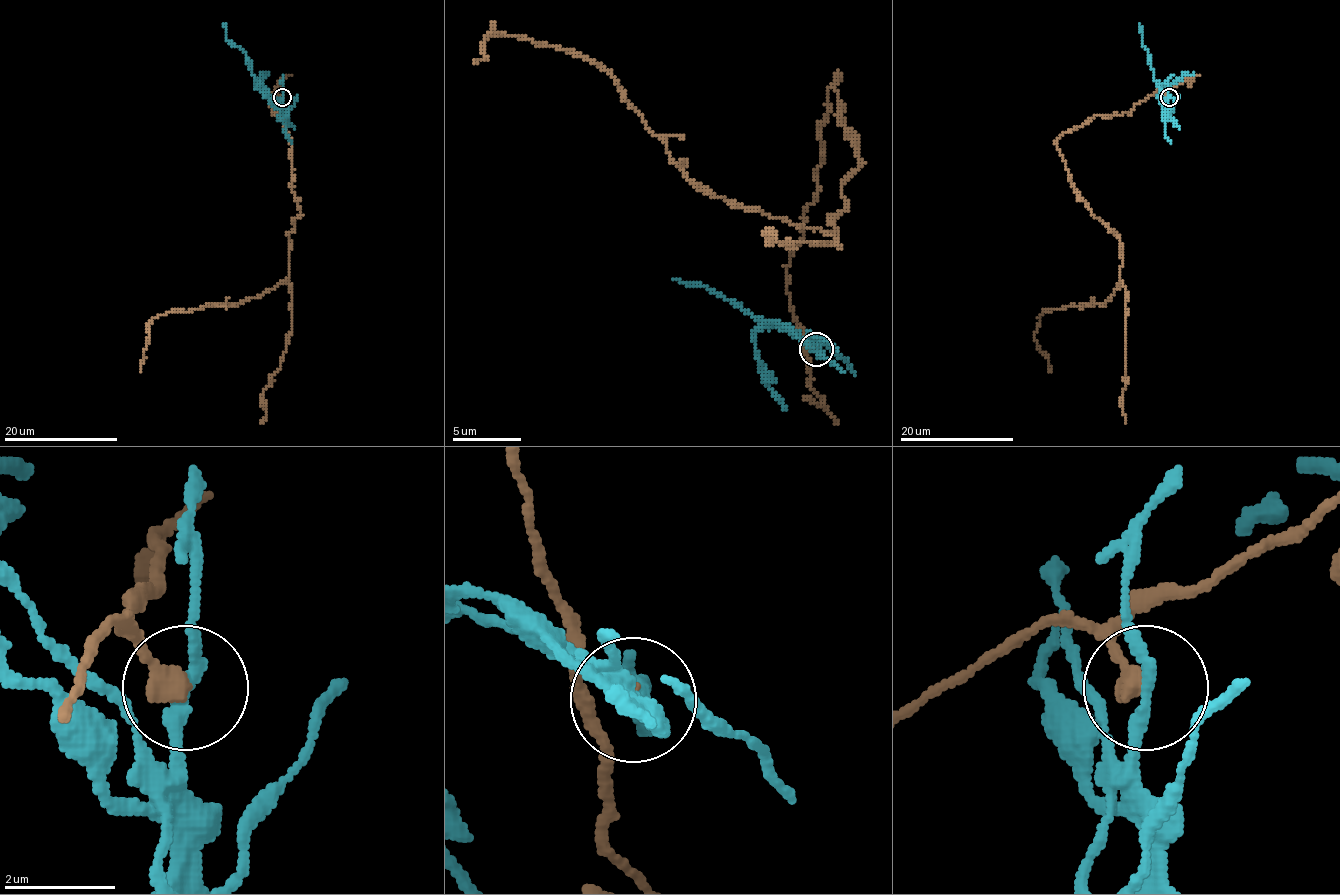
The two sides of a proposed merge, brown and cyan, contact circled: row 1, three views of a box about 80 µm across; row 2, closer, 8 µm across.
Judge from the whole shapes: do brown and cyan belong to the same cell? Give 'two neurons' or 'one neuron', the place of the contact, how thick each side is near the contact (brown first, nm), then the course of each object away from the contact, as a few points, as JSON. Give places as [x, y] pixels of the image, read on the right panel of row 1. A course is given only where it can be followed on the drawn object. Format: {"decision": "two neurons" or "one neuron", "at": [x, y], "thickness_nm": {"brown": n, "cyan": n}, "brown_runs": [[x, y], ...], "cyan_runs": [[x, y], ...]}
{"decision": "two neurons", "at": [1169, 97], "thickness_nm": {"brown": 340, "cyan": 220}, "brown_runs": [[1169, 97], [1094, 116], [1056, 141], [1121, 260], [1103, 304], [1039, 317], [1050, 372]], "cyan_runs": [[1169, 97], [1167, 104], [1154, 80], [1140, 23]]}

